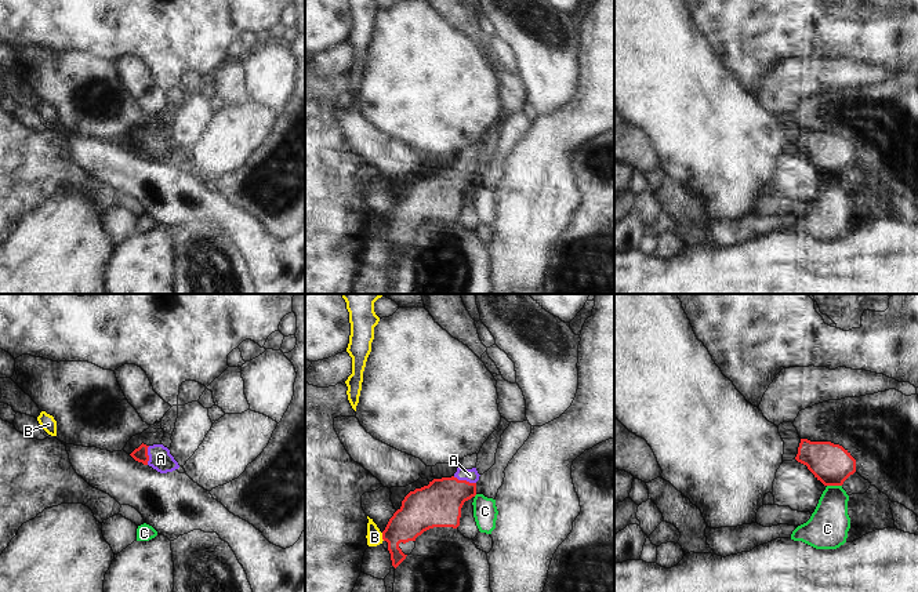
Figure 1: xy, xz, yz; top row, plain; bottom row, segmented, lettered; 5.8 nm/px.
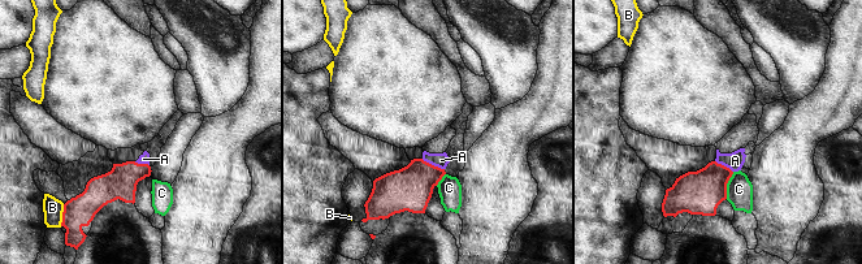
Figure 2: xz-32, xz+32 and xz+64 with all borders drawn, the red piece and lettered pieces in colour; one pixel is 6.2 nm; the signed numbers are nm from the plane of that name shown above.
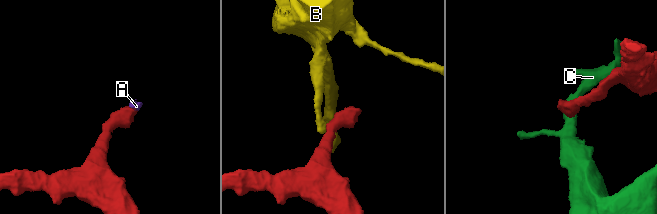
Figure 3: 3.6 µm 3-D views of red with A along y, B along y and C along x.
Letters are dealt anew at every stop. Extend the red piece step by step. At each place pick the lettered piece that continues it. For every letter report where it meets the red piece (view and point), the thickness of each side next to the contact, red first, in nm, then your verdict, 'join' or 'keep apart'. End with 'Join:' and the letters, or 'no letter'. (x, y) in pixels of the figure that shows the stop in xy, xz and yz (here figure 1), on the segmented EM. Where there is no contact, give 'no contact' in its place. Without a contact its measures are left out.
A: xz (464, 480) | 260/80 nm | join
B: xz (383, 537) | 220/100 nm | keep apart
C: yz (834, 485) | 240/240 nm | keep apart
Join: A

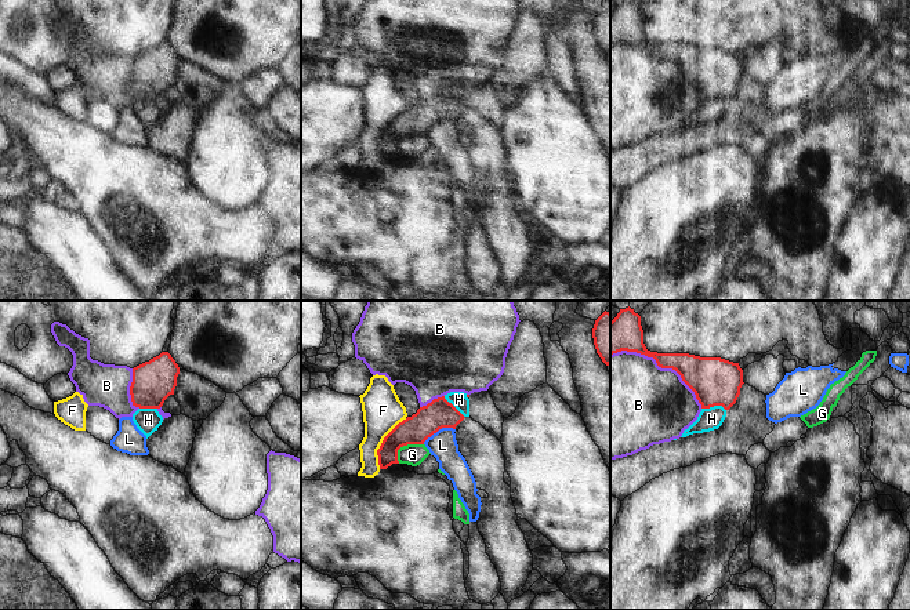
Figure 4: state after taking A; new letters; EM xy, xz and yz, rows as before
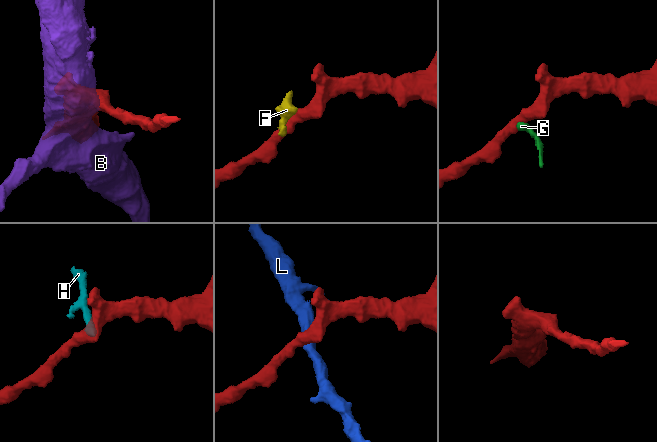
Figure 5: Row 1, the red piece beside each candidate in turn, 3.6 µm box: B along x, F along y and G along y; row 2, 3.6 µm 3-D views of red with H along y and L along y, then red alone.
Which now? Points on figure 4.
B: yz (660, 366) | 200/480 nm | keep apart
F: xz (383, 442) | 170/240 nm | keep apart
G: xz (403, 445) | 170/130 nm | keep apart
H: yz (714, 405) | 280/130 nm | keep apart
L: xz (438, 429) | 170/160 nm | keep apart
Join: no letter

